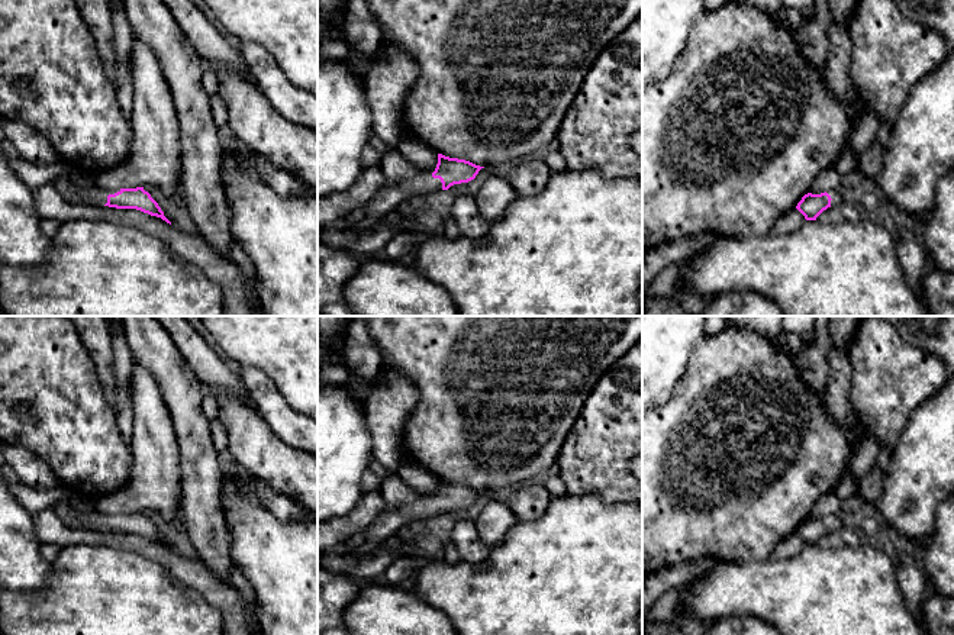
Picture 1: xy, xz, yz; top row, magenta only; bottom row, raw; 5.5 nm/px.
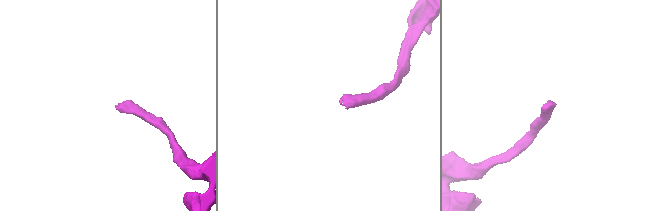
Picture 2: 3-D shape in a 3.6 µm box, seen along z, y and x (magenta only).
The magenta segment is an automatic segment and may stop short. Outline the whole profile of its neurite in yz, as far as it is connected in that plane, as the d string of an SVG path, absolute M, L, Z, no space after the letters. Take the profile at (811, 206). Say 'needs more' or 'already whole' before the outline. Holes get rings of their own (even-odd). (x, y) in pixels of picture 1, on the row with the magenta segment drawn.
needs more | M831 188L821 194L808 193L797 203L796 209L806 220L816 220L816 217L831 206L839 206L844 202L838 188Z

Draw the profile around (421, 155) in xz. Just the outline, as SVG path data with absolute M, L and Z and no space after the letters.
M405 132L396 148L407 161L425 173L434 173L438 152L423 145L416 135Z

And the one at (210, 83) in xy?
M204 68L202 81L203 81L204 91L207 93L210 100L217 94L219 90L217 75L212 68Z

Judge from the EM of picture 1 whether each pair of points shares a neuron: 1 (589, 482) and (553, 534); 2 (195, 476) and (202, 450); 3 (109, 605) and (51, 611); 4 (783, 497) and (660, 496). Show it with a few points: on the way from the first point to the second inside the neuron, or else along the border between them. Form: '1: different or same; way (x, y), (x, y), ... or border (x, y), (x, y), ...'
1: different; border (567, 493), (598, 495), (606, 503), (612, 503)
2: same; way (199, 470), (199, 455)
3: same; way (94, 611), (65, 611)
4: same; way (753, 497), (690, 495)

